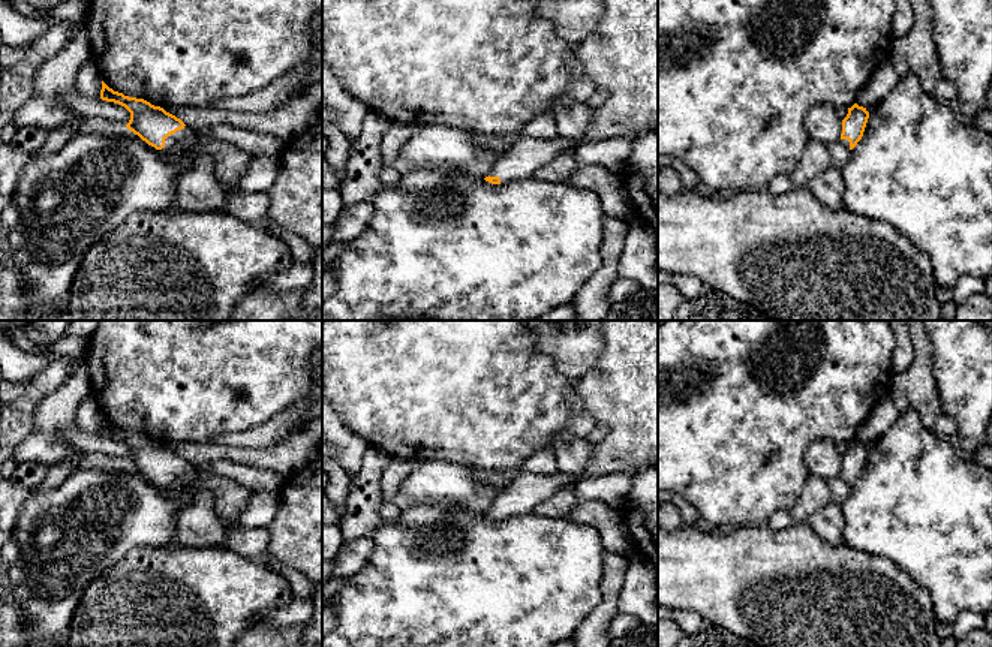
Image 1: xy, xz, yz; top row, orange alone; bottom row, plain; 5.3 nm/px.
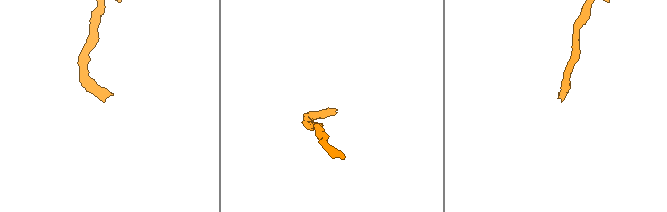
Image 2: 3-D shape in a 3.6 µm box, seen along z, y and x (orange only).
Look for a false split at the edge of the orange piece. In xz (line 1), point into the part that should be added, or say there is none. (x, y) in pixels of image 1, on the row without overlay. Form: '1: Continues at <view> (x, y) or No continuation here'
1: Continues at xz (621, 388)

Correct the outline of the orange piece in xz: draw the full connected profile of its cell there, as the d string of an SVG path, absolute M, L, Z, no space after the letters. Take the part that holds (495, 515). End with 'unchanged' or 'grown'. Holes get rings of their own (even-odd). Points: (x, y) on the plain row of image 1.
M604 321L602 349L592 367L575 379L571 395L584 413L605 427L604 439L592 449L584 472L536 475L520 469L514 481L496 496L486 517L500 520L529 515L563 485L626 467L640 470L658 466L658 321Z | grown

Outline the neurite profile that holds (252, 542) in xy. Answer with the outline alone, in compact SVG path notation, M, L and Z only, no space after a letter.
M231 523L226 529L225 544L232 551L258 562L270 544L268 527L241 527Z

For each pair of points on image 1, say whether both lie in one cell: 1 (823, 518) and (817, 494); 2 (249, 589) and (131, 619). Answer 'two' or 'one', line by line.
1: two
2: one

